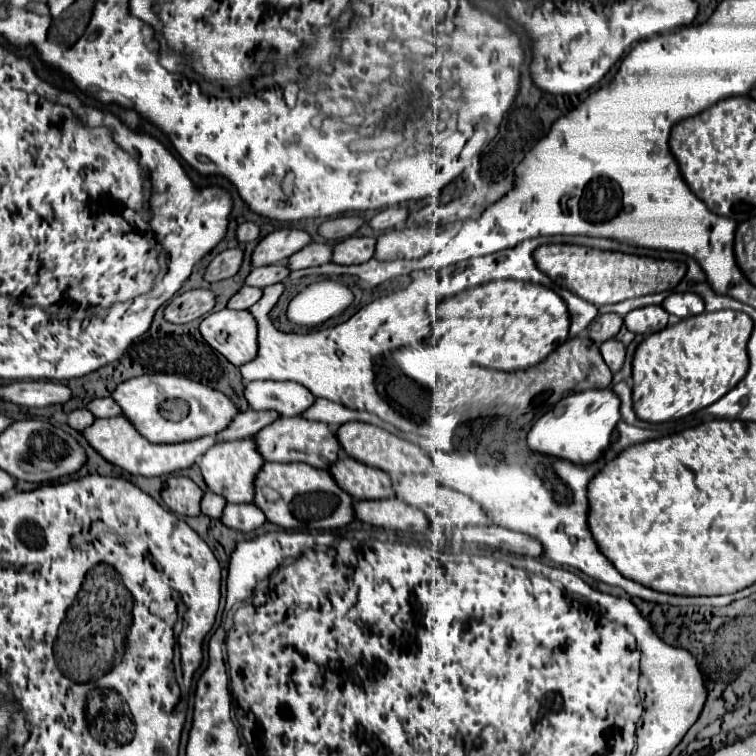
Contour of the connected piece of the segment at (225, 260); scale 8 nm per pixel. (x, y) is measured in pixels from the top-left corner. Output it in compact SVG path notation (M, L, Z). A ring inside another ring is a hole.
M241 247L225 249L219 255L215 255L215 259L209 263L205 279L209 283L213 283L213 281L221 281L221 279L233 277L239 271L241 263L243 263L243 249Z

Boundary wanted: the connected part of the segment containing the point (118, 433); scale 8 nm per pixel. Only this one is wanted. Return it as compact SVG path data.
M127 417L97 419L95 425L91 425L83 431L83 435L91 443L91 447L95 447L109 463L113 463L133 475L143 475L143 477L159 477L159 475L169 475L169 473L181 471L181 469L189 469L207 453L207 449L211 449L215 445L213 437L203 437L199 441L173 443L173 445L151 443L135 429L135 425L131 425L131 421L127 421Z

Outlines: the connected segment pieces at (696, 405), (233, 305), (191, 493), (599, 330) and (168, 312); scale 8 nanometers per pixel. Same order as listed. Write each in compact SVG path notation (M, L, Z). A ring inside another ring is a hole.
M705 311L701 315L681 319L675 325L667 325L665 329L641 341L633 355L633 409L637 417L649 423L663 423L695 413L721 399L745 377L749 369L747 341L751 337L751 331L753 321L741 311Z
M243 285L229 301L229 309L249 309L253 303L257 303L261 299L261 289L251 287L251 285Z
M179 475L169 477L161 497L165 505L177 515L189 515L189 517L201 515L203 491L189 477L179 477Z
M599 313L593 319L593 323L587 327L587 335L595 343L603 343L603 341L615 337L621 327L623 327L623 317L621 315L617 315L617 313Z
M191 289L171 299L165 307L165 319L171 323L189 323L215 307L215 293L211 289Z

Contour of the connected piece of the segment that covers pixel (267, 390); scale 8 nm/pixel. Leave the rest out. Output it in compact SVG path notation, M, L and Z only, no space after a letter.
M251 381L245 387L245 397L251 409L275 409L283 417L301 415L315 401L303 385L293 381Z

